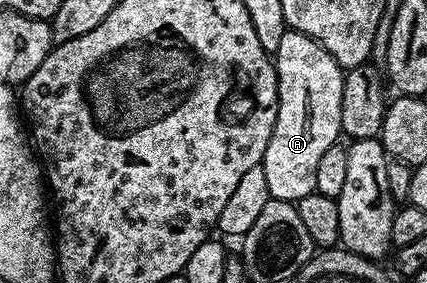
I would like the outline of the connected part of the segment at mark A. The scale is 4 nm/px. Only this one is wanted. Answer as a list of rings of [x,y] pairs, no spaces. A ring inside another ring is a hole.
[[[288,29],[285,30],[281,43],[274,56],[276,64],[276,80],[278,81],[278,113],[274,133],[270,133],[270,145],[266,145],[263,169],[266,173],[268,194],[273,199],[287,199],[297,201],[307,194],[315,192],[316,182],[314,173],[318,169],[318,161],[341,138],[340,122],[342,121],[342,85],[344,71],[310,37]]]

